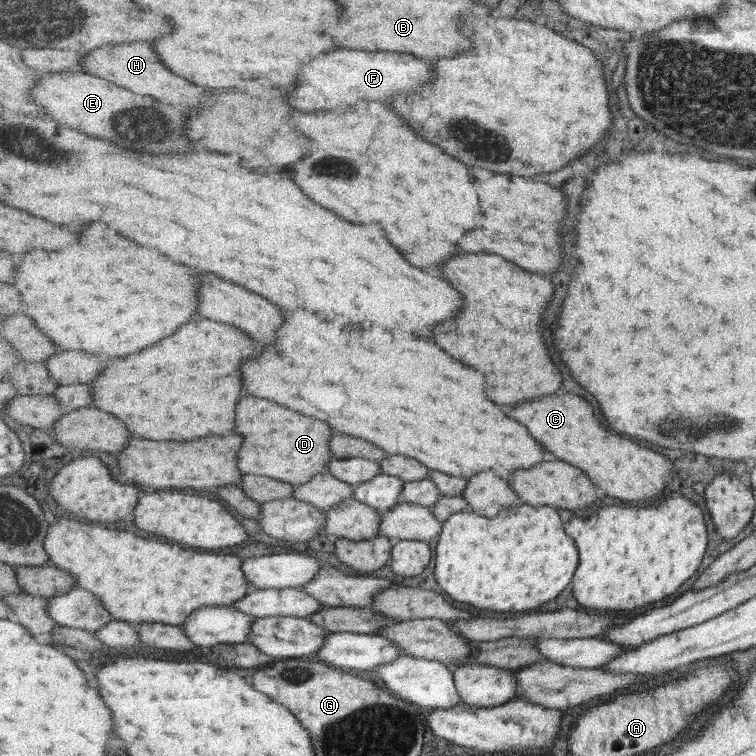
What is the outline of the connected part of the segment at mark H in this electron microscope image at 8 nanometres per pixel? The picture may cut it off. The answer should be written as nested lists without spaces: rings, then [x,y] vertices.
[[[135,42],[135,44],[109,44],[101,46],[83,60],[83,71],[95,76],[101,76],[105,80],[111,80],[123,88],[133,92],[139,92],[143,96],[157,96],[169,104],[187,104],[195,106],[205,100],[205,90],[191,84],[189,80],[175,76],[171,70],[167,70],[157,54],[153,52],[153,46],[149,42]]]

